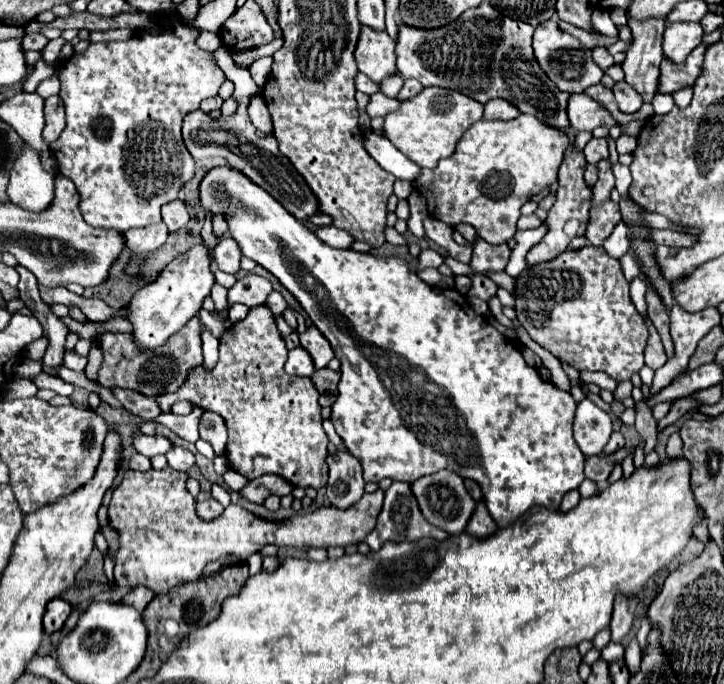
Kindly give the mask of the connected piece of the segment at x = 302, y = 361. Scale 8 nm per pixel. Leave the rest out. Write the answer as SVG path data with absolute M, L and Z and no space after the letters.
M298 346L288 352L288 360L284 364L284 370L290 376L312 376L312 372L314 372L312 356L302 346Z

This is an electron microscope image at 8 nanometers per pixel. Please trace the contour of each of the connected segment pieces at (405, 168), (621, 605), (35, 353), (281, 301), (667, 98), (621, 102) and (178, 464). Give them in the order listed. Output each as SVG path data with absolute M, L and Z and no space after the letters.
M370 132L366 134L364 148L386 172L394 174L398 180L416 180L420 176L420 166L408 160L396 146L392 146L388 138Z
M624 596L616 598L614 604L614 614L612 614L612 622L610 622L610 634L612 634L612 642L620 642L632 628L634 622L634 610L636 610L638 600L624 600Z
M38 338L38 340L34 340L32 344L28 344L28 348L26 348L26 356L28 358L42 358L44 356L44 352L46 352L46 348L48 348L48 338Z
M272 291L269 294L265 305L270 308L275 316L282 315L283 311L288 307L284 297L277 291Z
M658 94L654 98L652 106L654 106L654 112L656 114L668 114L672 110L672 106L674 106L674 100L672 100L670 94Z
M616 82L614 88L612 88L612 92L614 92L614 98L616 98L618 108L622 112L628 112L630 114L630 112L636 112L642 106L642 100L636 94L636 90L630 88L626 82Z
M174 446L174 448L166 454L166 458L168 458L170 468L174 468L174 470L178 470L178 472L188 472L188 470L196 464L194 454L192 454L190 450L182 448L182 446Z

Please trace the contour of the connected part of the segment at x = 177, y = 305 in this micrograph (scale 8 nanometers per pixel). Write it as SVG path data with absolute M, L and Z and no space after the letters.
M198 244L186 254L174 258L158 274L158 278L152 284L140 288L126 306L128 320L134 326L132 338L136 342L136 348L140 352L160 348L174 332L178 332L192 316L198 314L204 298L210 294L212 284L214 284L214 274L210 272L210 254L204 248L204 244Z

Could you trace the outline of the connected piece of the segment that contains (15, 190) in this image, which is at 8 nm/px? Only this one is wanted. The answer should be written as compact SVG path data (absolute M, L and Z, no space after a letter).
M24 144L8 184L10 202L28 210L44 212L54 200L54 174L48 174L40 164L40 154Z

